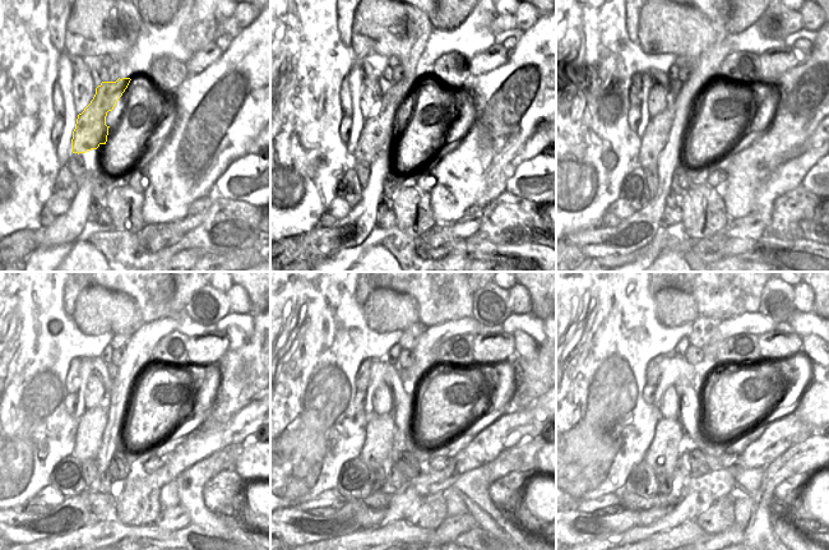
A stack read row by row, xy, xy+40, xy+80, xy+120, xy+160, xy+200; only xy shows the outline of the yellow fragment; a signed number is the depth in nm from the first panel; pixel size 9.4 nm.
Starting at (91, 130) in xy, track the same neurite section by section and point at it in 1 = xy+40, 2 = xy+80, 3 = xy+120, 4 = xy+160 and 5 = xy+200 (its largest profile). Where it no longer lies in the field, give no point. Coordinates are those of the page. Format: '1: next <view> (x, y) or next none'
1: next xy+40 (375, 132)
2: next xy+80 (689, 98)
3: next xy+120 (92, 423)
4: next xy+160 (380, 429)
5: next xy+200 (662, 454)

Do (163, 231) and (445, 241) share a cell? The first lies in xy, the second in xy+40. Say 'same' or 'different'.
same

